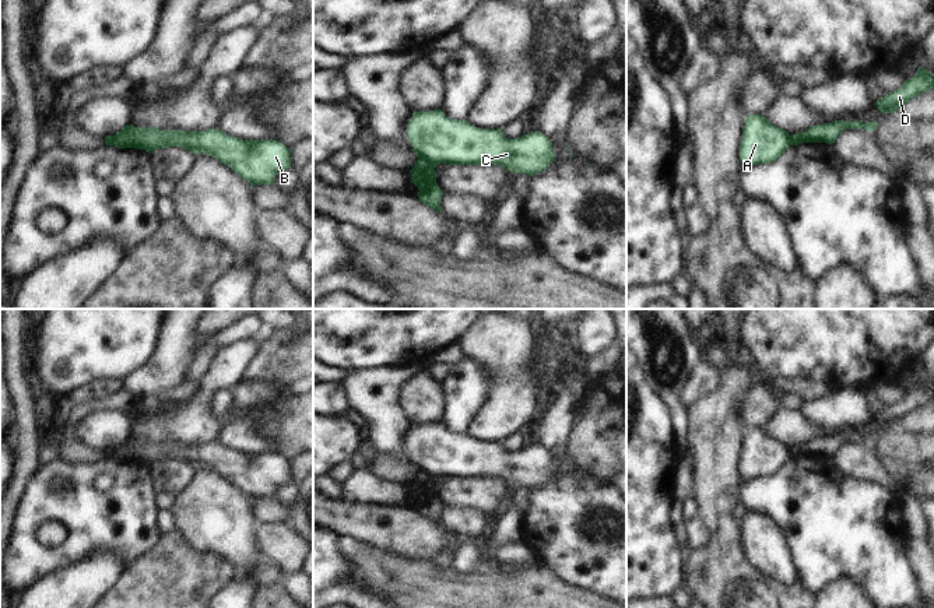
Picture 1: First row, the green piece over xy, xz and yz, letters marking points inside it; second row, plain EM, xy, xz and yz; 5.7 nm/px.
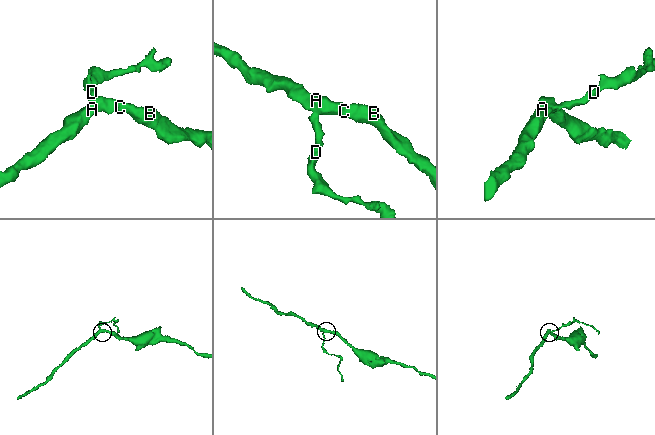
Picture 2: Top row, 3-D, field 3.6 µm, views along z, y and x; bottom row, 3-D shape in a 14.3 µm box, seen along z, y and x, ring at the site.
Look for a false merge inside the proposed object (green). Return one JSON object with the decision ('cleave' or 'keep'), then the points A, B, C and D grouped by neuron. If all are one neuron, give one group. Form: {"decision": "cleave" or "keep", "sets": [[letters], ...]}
{"decision": "cleave", "sets": [["A", "B", "C"], ["D"]]}

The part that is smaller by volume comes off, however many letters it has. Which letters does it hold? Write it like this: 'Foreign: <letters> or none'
Foreign: D

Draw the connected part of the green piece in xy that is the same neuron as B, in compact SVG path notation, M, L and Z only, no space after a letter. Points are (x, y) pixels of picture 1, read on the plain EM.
M126 437L113 449L119 461L154 463L180 460L204 465L228 478L252 499L273 498L277 486L291 481L291 463L277 453L240 453L218 442L206 444L158 443Z

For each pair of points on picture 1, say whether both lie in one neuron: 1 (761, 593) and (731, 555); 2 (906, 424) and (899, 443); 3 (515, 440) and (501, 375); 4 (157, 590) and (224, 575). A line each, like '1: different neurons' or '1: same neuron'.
1: same neuron
2: different neurons
3: different neurons
4: same neuron

